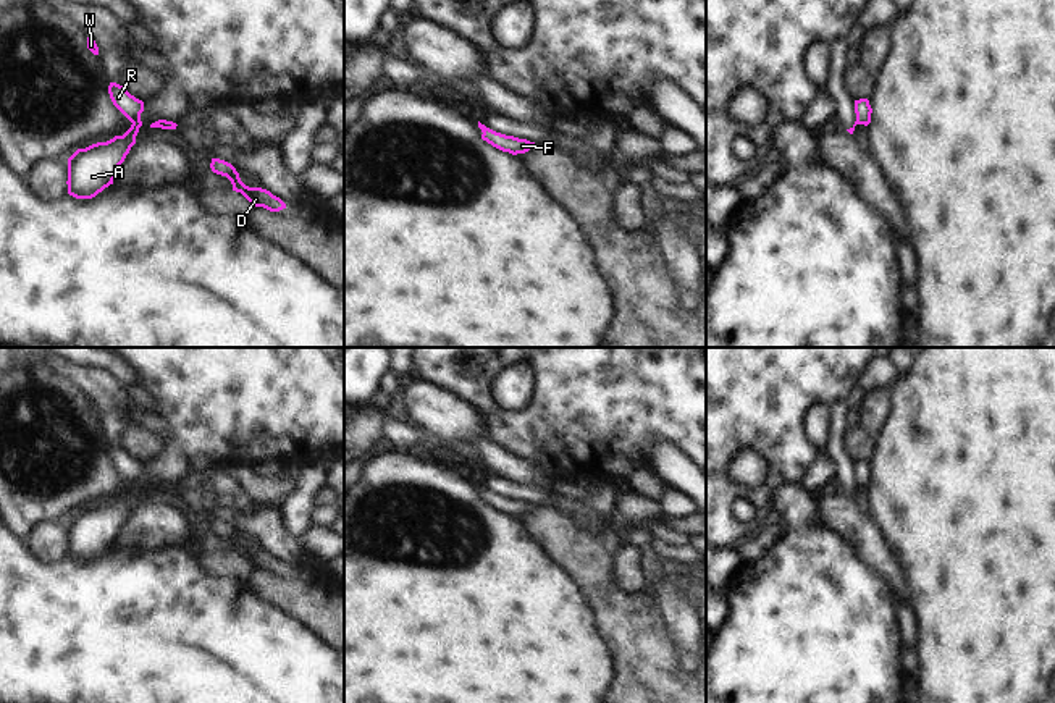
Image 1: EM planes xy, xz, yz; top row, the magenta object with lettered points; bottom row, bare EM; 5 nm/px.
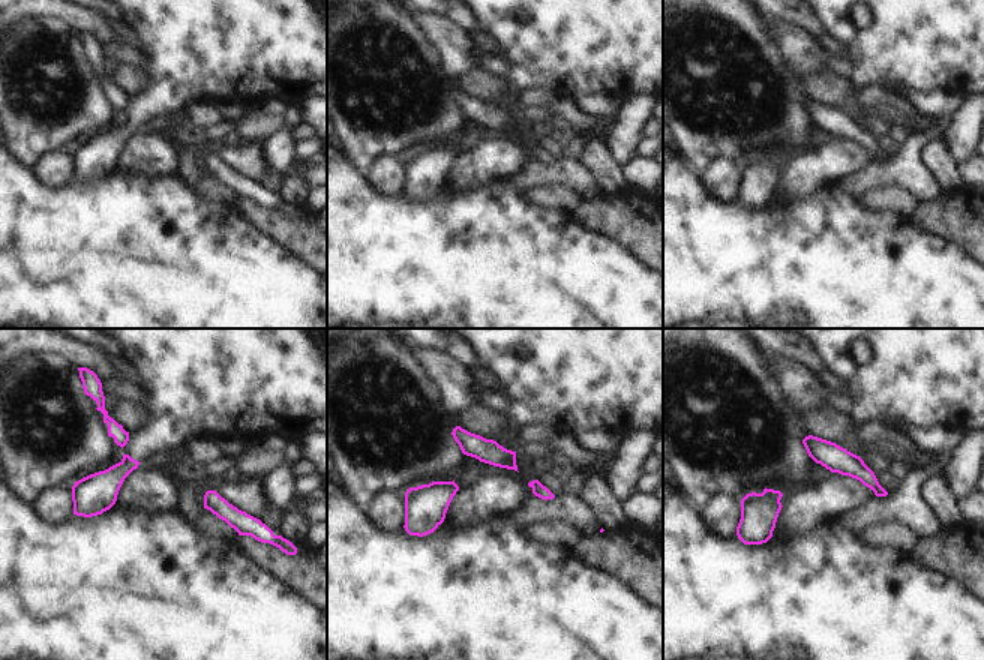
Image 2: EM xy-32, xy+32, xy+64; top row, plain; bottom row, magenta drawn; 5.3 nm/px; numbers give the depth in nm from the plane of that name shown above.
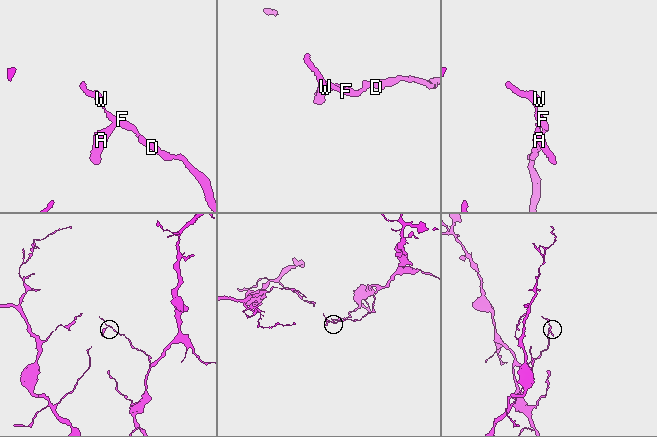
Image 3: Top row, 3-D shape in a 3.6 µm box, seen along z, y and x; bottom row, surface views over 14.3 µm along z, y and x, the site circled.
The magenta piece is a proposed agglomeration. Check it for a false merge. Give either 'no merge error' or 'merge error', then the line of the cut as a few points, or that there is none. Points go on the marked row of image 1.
merge error; cut xy (139, 120), (131, 122)

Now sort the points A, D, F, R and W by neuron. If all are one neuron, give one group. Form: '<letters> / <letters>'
A / D F R W

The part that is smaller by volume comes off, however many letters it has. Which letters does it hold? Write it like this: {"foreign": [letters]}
{"foreign": ["A"]}

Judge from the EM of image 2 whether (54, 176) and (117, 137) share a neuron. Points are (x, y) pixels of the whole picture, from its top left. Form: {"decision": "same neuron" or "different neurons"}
{"decision": "different neurons"}

